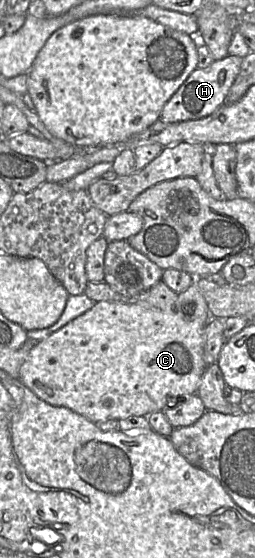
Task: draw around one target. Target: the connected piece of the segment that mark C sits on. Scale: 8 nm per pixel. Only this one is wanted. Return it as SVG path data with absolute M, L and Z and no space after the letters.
M96 302L88 311L37 341L20 367L18 379L46 403L69 408L93 423L150 415L164 410L168 398L197 394L207 367L203 359L205 326L187 321L175 309Z

